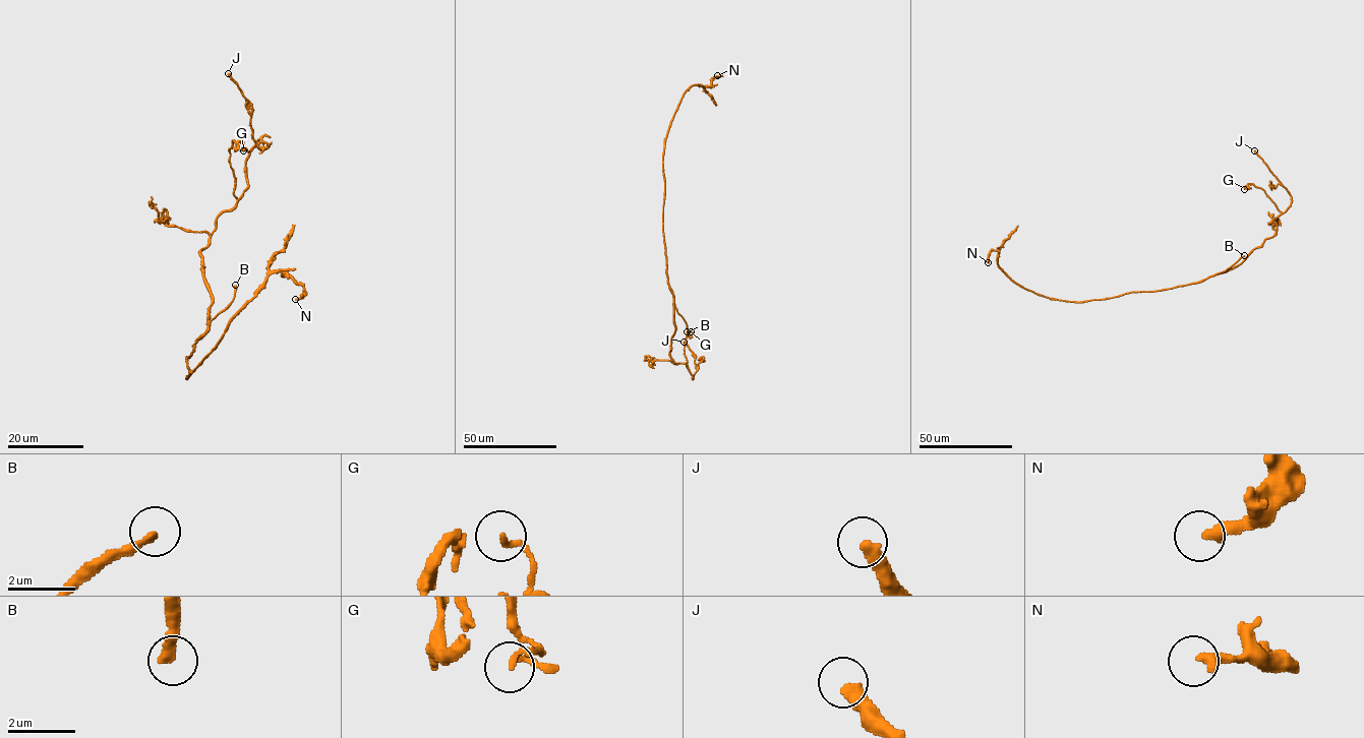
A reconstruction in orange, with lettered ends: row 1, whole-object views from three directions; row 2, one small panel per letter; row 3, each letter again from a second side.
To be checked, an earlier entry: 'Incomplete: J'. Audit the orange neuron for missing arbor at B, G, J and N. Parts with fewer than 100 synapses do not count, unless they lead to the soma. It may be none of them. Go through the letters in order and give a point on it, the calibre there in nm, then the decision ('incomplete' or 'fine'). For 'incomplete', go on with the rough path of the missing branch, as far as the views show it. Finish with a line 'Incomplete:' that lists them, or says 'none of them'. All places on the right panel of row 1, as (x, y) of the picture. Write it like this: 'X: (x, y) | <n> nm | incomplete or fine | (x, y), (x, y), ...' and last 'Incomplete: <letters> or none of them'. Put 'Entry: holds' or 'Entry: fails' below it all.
B: (1244, 255) | 280 nm | fine
G: (1244, 189) | 150 nm | fine
J: (1254, 150) | 400 nm | incomplete
N: (988, 262) | 320 nm | fine
Incomplete: J
Entry: holds

